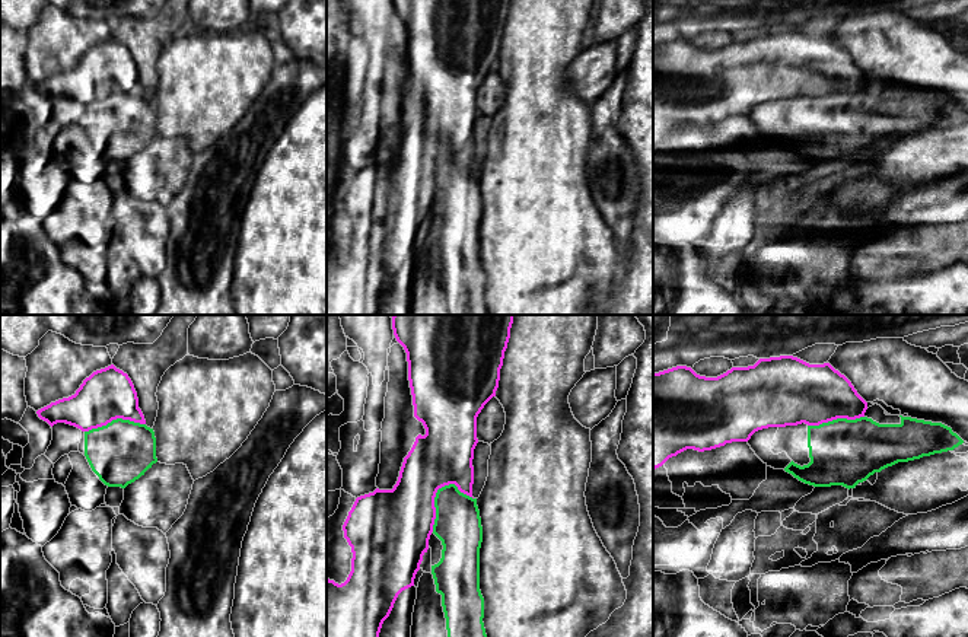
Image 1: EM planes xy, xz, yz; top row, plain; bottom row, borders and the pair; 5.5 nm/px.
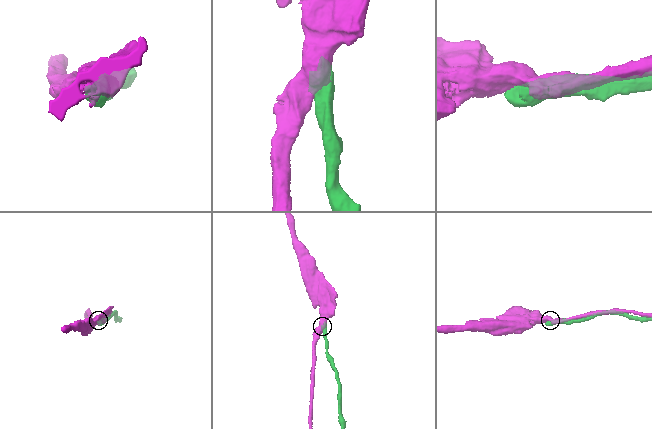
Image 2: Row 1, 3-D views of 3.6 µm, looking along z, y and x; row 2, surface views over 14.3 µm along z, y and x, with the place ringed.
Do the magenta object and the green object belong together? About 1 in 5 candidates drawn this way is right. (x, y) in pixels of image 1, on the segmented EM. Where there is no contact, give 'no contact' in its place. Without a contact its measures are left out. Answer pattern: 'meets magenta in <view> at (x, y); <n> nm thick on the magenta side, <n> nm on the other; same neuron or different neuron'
meets magenta in xz at (433, 503); 400 nm thick on the magenta side, 260 nm on the other; different neuron

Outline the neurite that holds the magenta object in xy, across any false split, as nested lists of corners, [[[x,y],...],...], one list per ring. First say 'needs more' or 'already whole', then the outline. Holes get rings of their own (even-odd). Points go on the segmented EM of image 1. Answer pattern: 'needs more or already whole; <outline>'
already whole; [[[114,364],[93,372],[74,395],[51,402],[36,414],[51,427],[66,423],[82,431],[106,426],[117,418],[146,424],[131,379]]]

